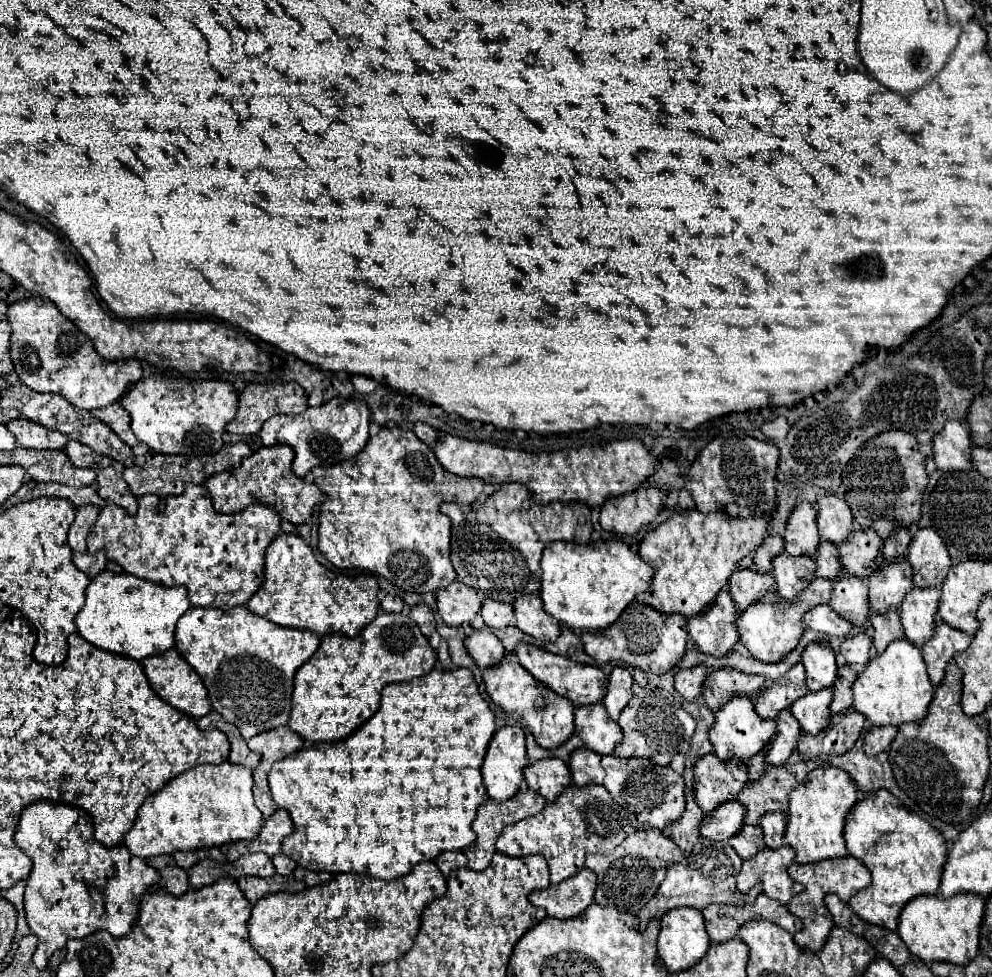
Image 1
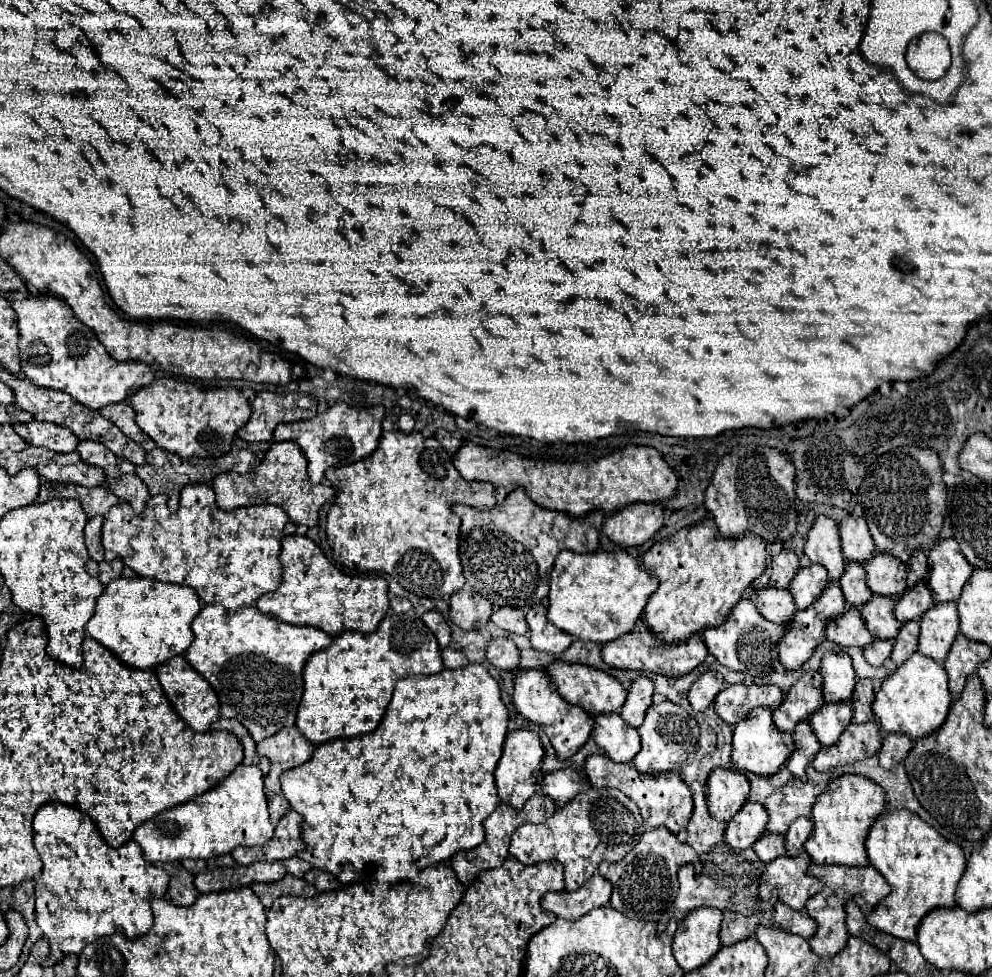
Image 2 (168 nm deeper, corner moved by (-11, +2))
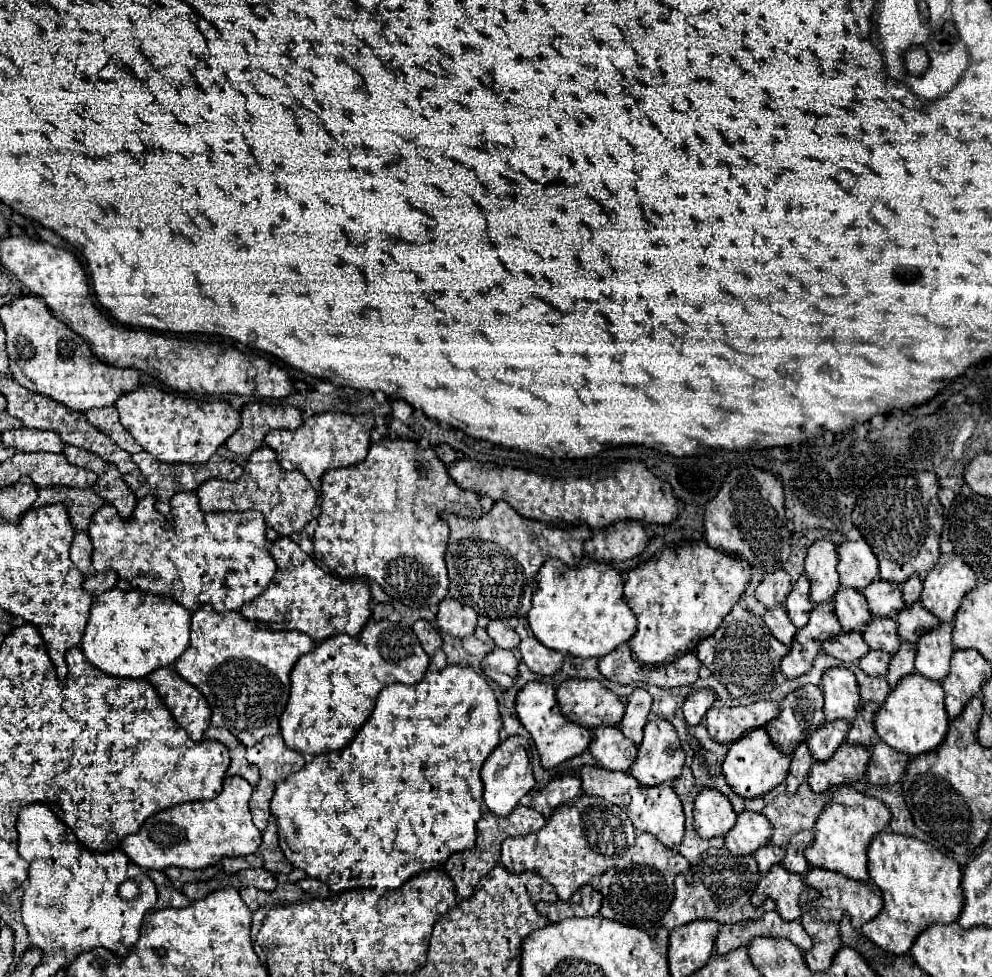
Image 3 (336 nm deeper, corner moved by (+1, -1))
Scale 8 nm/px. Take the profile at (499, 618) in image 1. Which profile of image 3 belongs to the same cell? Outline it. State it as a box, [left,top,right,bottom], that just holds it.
[487,620,519,650]

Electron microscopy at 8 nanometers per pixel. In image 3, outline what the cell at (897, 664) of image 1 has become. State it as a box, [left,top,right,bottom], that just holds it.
[873,672,949,756]

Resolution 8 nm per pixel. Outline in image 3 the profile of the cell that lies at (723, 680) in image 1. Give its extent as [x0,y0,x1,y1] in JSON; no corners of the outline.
[705,700,779,742]

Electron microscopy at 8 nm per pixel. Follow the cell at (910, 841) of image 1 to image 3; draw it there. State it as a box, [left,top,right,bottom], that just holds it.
[861,830,963,954]

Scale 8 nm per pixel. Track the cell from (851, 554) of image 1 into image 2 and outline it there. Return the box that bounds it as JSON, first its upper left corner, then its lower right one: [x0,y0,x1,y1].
[865,553,907,599]

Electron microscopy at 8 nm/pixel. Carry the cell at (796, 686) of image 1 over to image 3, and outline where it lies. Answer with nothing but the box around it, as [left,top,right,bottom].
[765,684,823,756]

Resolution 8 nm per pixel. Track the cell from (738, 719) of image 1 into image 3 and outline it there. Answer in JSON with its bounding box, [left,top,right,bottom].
[723,728,789,798]

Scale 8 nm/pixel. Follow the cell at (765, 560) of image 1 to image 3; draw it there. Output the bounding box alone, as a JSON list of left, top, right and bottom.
[757,570,791,608]

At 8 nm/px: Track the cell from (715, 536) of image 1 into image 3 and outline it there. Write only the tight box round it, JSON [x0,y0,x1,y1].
[625,540,751,664]

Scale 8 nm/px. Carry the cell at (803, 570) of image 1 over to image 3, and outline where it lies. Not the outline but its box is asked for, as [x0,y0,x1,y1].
[785,574,813,628]

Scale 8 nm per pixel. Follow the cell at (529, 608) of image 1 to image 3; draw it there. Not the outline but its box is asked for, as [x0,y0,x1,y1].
[515,618,563,674]

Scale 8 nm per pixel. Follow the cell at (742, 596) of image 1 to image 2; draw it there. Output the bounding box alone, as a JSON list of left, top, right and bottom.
[757,587,797,625]

